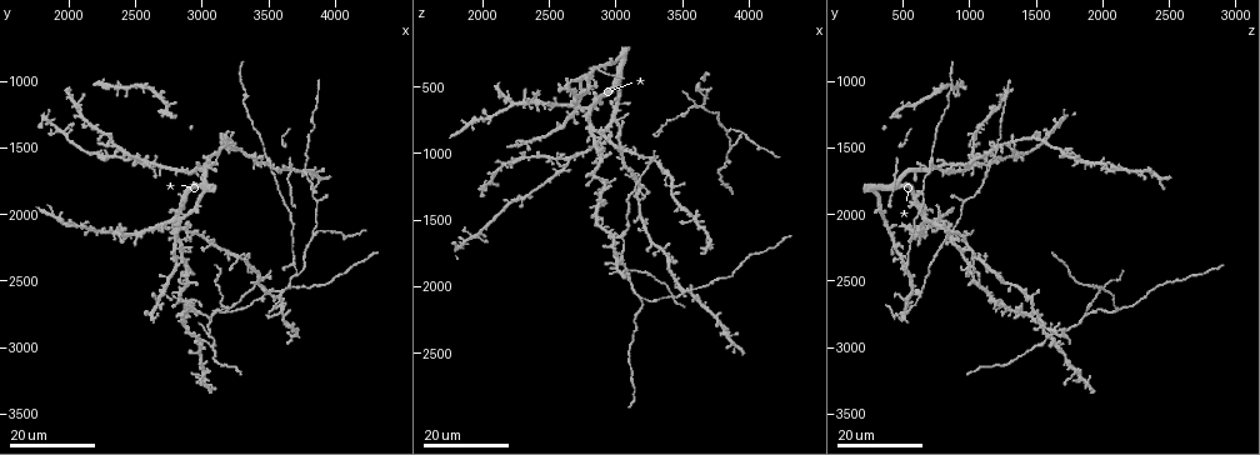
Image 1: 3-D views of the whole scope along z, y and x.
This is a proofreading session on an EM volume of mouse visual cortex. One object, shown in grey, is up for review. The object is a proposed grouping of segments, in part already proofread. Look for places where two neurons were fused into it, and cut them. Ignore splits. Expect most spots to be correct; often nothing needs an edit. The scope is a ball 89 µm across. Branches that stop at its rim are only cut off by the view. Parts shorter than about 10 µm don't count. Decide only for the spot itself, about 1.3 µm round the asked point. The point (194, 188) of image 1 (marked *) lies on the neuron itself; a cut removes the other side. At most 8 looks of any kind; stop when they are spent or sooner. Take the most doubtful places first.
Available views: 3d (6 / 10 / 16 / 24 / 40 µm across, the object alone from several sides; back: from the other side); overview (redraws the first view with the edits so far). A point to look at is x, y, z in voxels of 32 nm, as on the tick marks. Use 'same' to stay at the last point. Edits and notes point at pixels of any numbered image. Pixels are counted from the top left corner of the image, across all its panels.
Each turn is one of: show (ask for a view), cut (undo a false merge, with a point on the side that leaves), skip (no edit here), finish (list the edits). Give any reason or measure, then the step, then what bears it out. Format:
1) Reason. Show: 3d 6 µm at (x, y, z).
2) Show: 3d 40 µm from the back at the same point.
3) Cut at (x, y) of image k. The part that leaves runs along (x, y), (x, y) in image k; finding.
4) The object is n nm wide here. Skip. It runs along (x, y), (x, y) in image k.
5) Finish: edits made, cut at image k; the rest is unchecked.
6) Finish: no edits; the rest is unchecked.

A fork. Show: 3d 24 µm at (3860, 2160, 820).

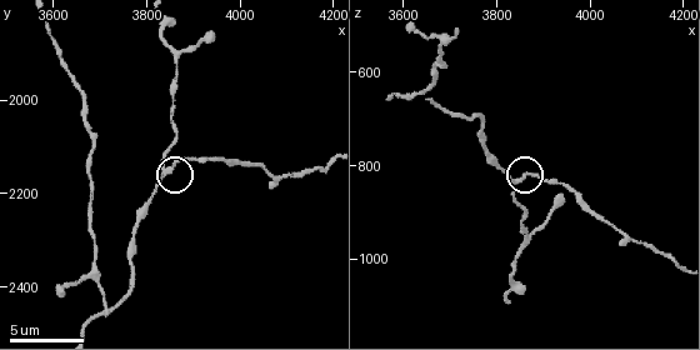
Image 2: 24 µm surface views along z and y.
Show: 3d 6 µm at (3840, 2145, 840).

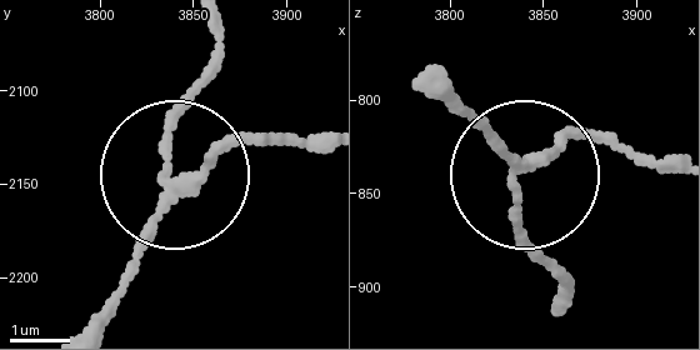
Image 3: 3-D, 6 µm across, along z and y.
The side arm is 16 µm long; 3 arms meet here. Skip. One neuron here.

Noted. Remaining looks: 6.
Four-way junction. Show: 3d 24 µm at (2700, 2600, 540).

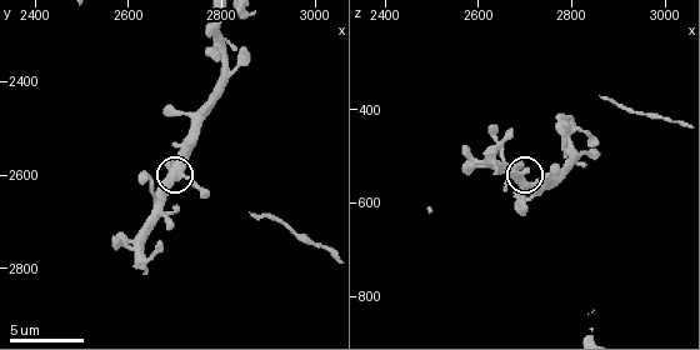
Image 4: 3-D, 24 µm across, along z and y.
Show: 3d 10 µm at (2720, 2600, 560).

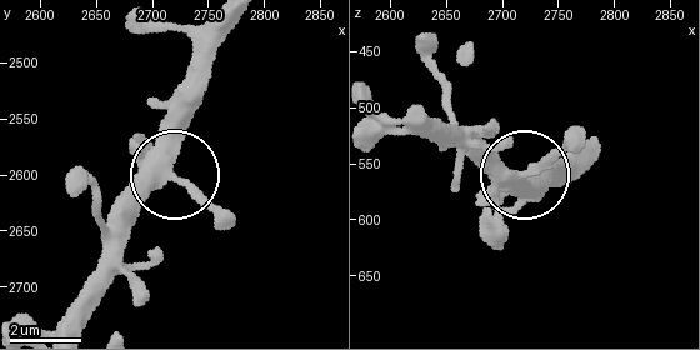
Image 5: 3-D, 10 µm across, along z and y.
Skip. It runs along (229, 20), (175, 164), (113, 231) in image 5; continuous, no second neuron.

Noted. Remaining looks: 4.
A fork. Show: 3d 16 µm at (3100, 2740, 1880).

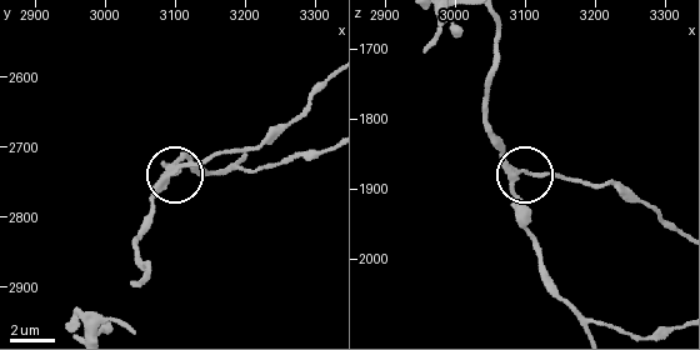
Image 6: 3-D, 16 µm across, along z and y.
Show: 3d 6 µm at (3085, 2745, 1875).

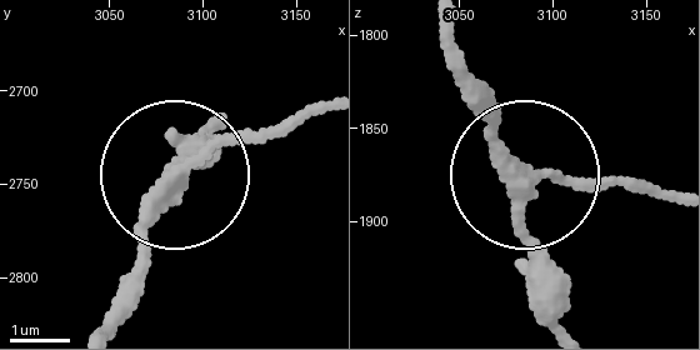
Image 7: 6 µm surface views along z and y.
3 arms meet here. Skip. All the same neuron.

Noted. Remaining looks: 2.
Two arms in line, one across. Show: 3d 24 µm at (3060, 2920, 1600).

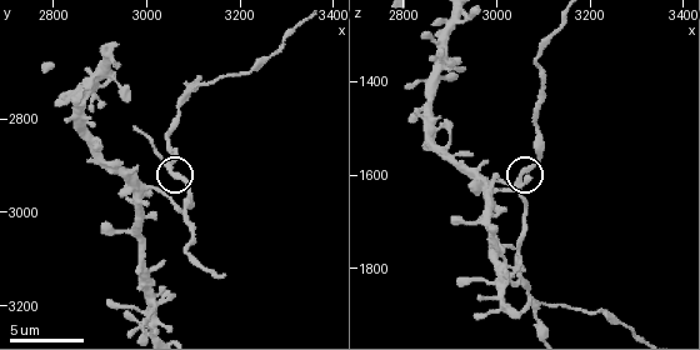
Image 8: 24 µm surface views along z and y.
Show: 3d 10 µm at (3055, 2910, 1595).

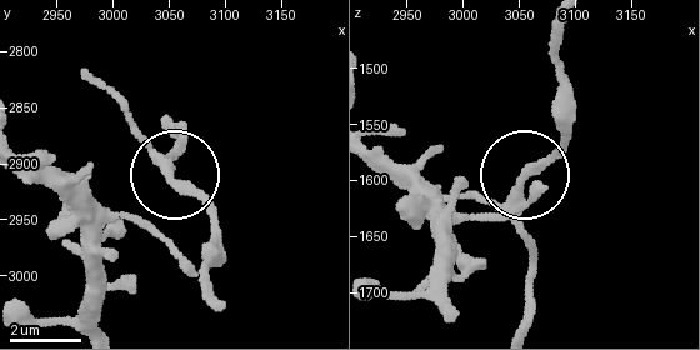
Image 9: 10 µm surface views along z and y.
The object is 230 nm wide here. Skip. Continuous, no second neuron.

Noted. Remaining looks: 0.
Finish: no edits; the rest is unchecked.

